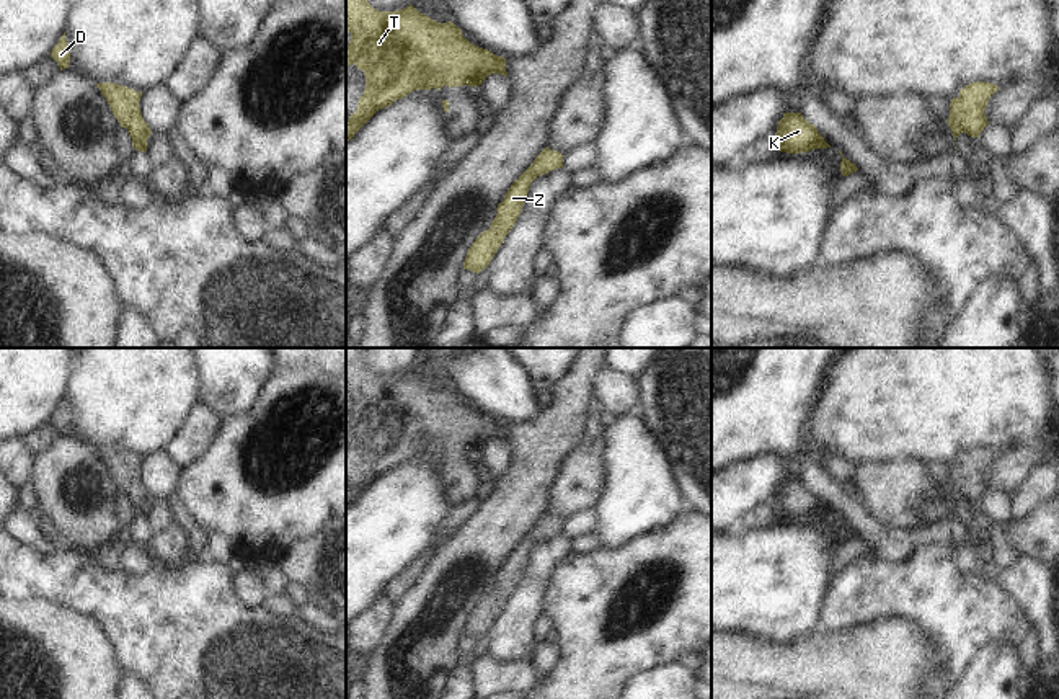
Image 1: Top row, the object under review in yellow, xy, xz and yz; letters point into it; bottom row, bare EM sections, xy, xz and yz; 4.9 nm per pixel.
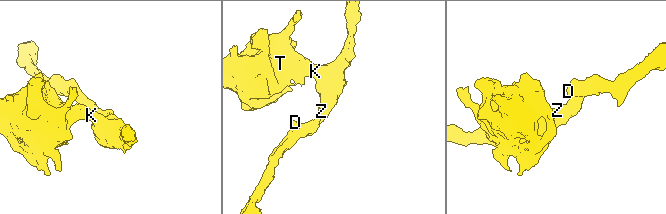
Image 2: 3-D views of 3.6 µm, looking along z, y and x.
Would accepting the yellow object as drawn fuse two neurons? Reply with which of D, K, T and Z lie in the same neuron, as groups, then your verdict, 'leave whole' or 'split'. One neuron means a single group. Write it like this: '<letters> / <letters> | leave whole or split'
D K T Z | leave whole

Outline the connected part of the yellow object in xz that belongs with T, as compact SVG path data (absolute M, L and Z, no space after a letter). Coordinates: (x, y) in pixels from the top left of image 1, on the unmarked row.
M346 348L346 395L351 398L351 407L346 412L346 431L354 430L366 441L366 456L357 467L357 475L346 487L346 506L352 505L379 475L393 470L414 456L441 456L444 451L449 454L478 452L491 439L507 443L506 425L467 407L462 395L452 387L437 389L419 379L413 371L397 377L379 377L367 367L366 351L367 348Z

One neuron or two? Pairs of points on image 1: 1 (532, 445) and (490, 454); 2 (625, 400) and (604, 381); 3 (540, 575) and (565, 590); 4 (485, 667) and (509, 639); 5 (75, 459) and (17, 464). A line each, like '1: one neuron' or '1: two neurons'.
1: two neurons
2: one neuron
3: two neurons
4: two neurons
5: two neurons

